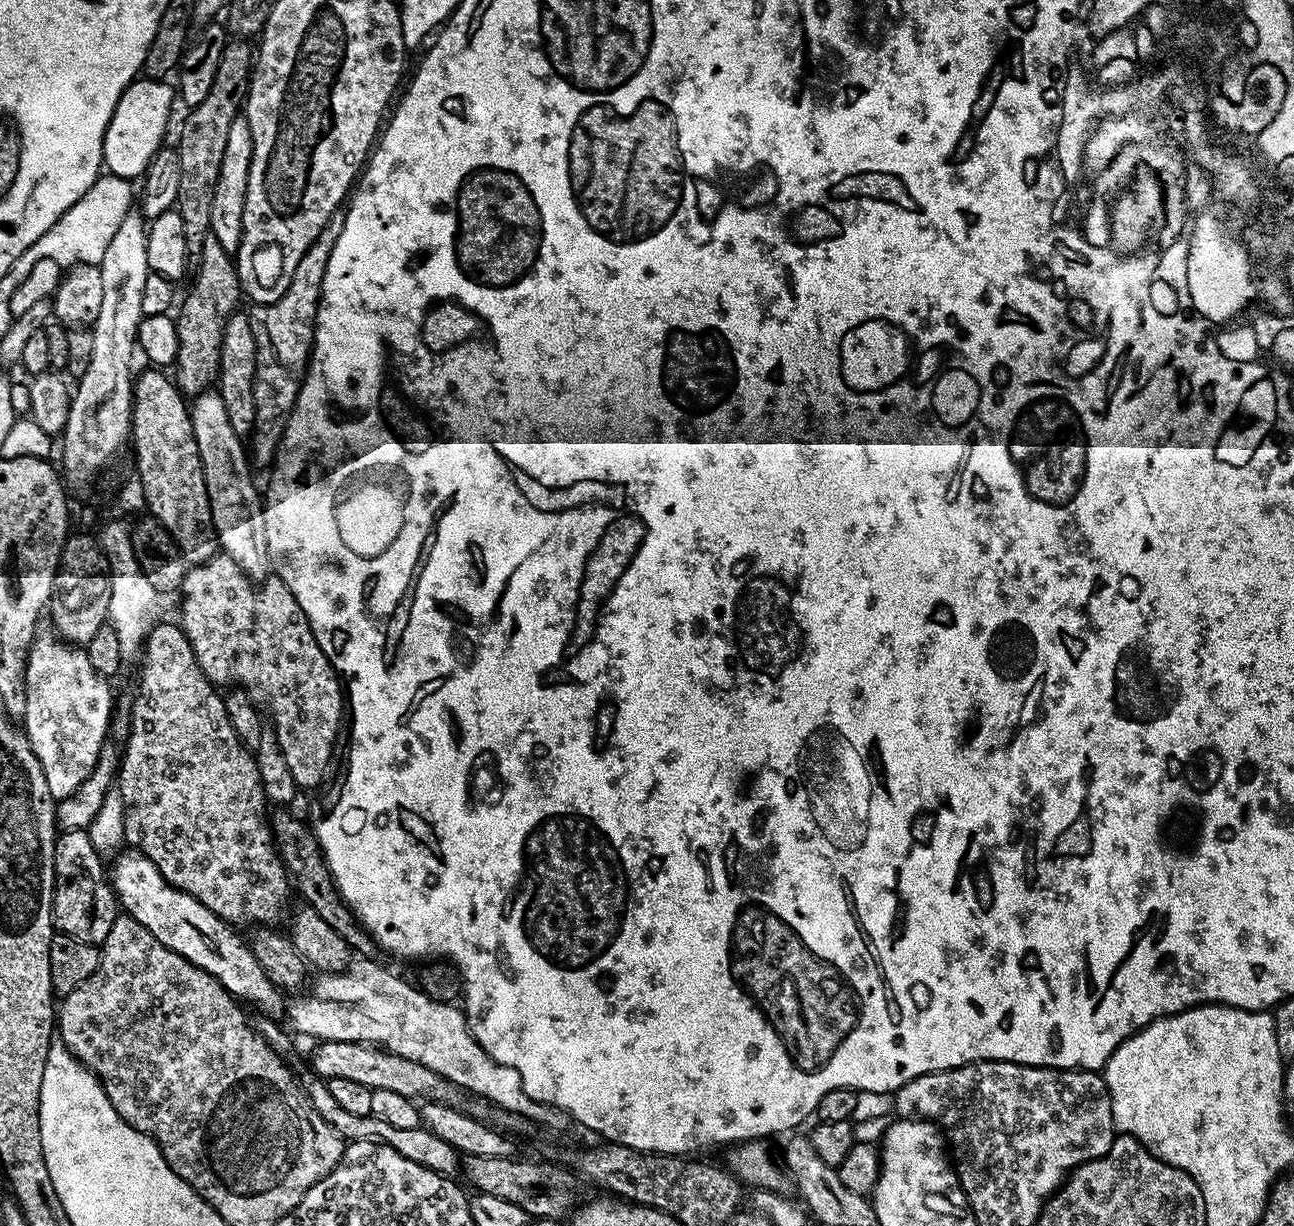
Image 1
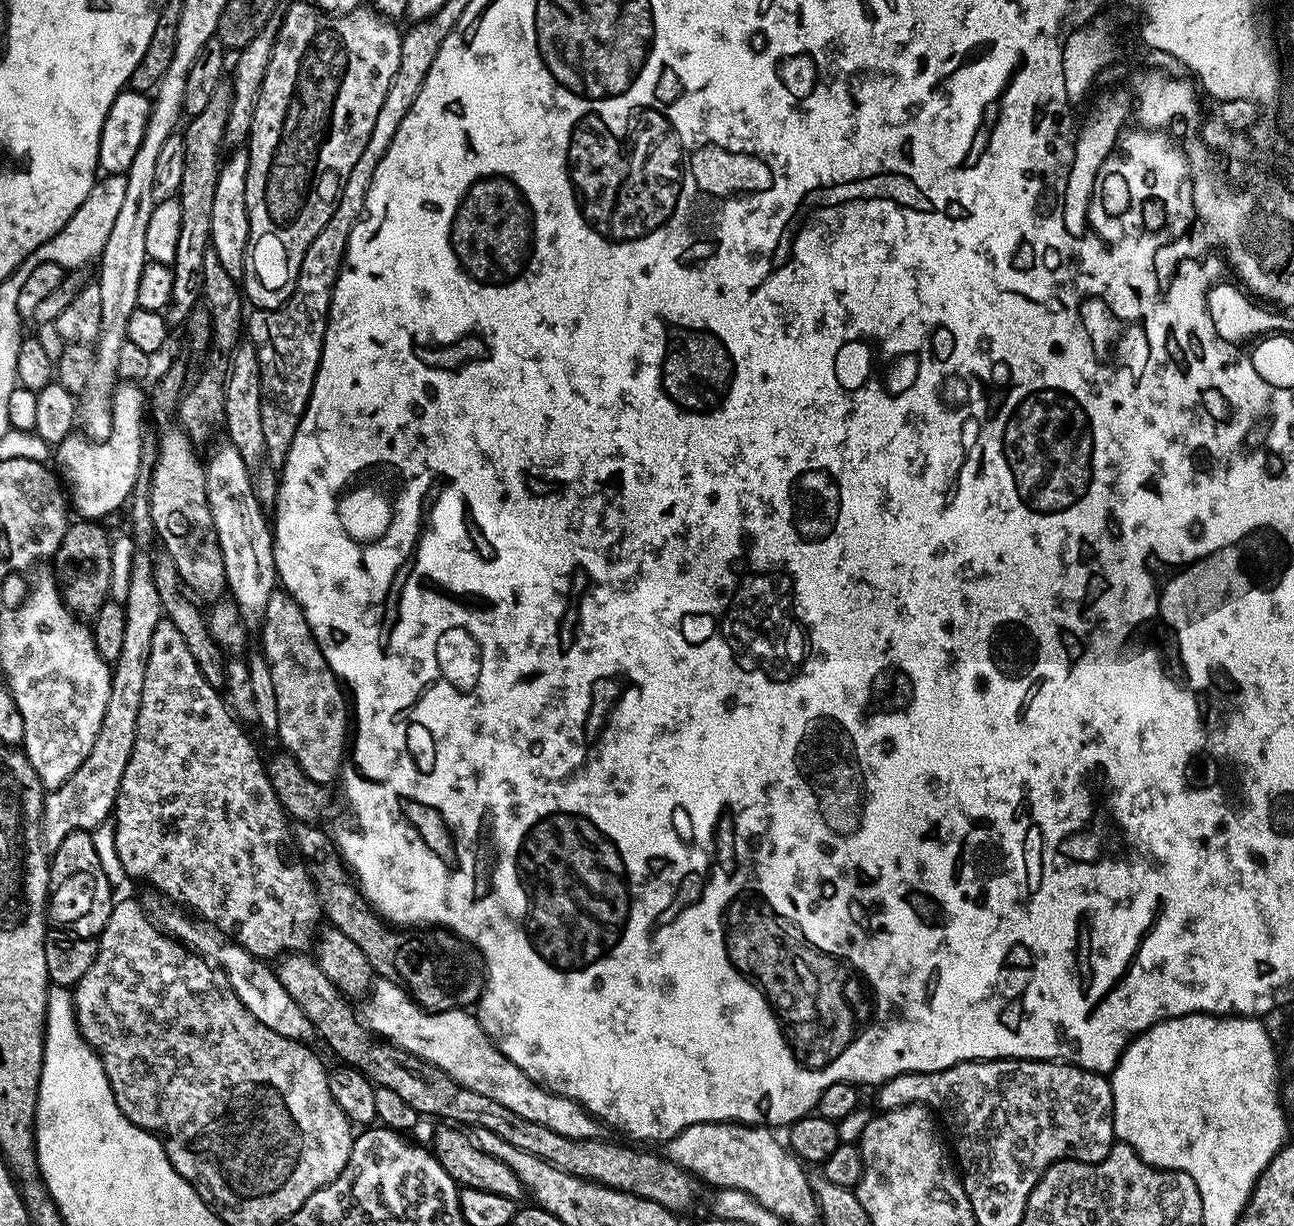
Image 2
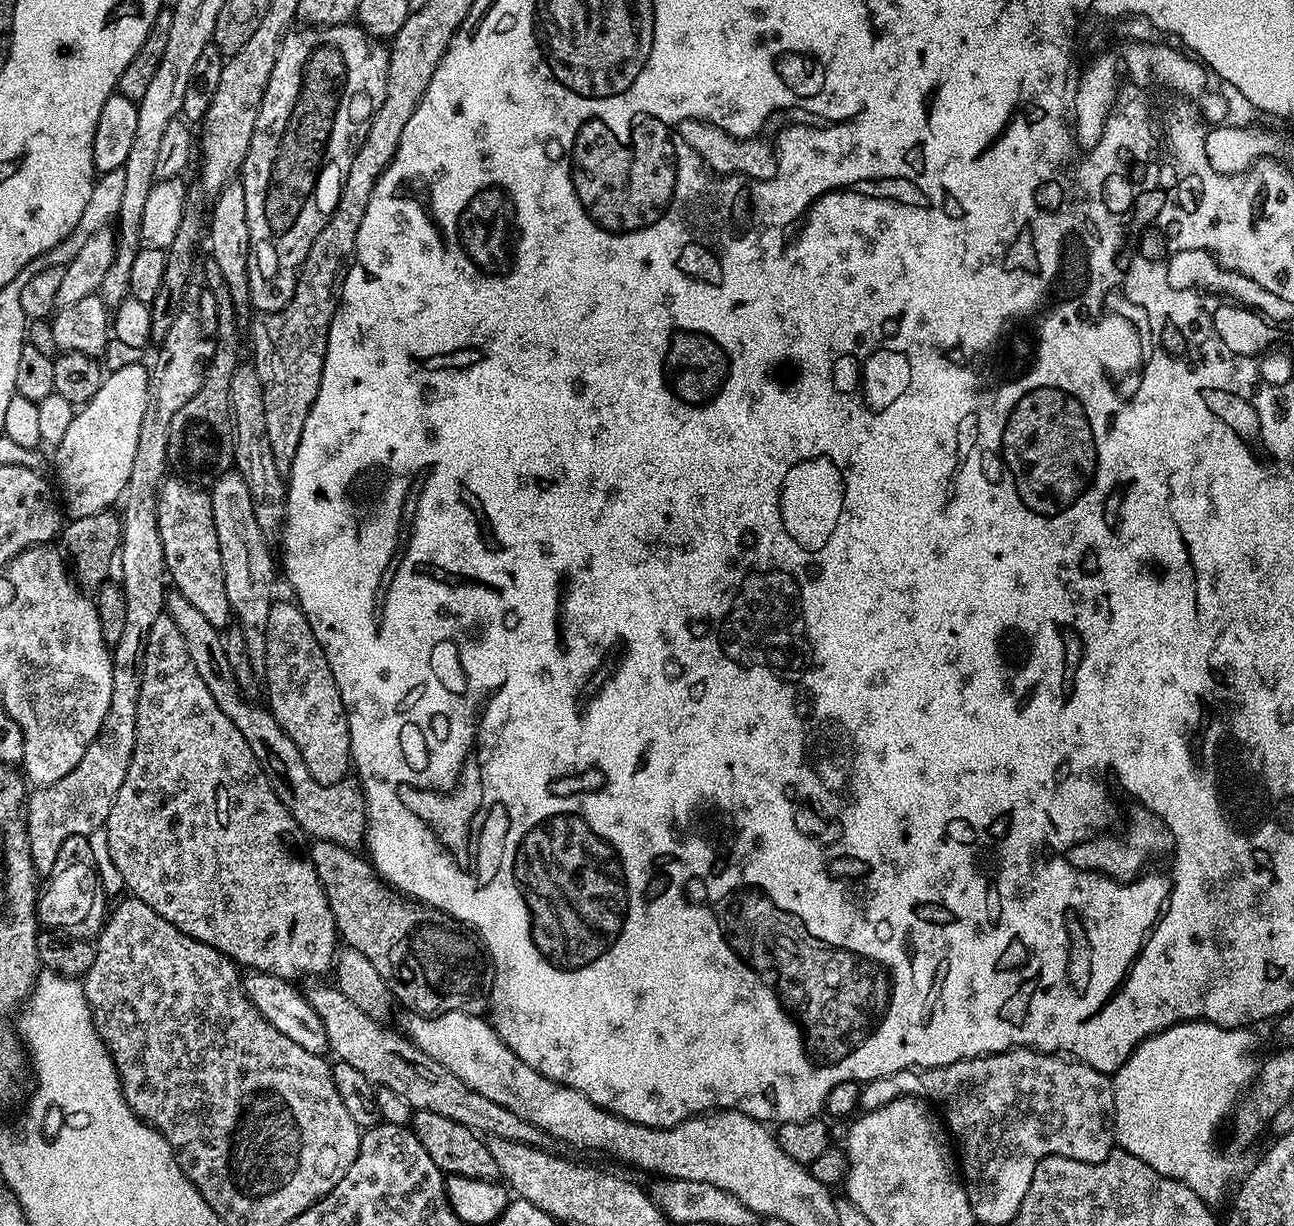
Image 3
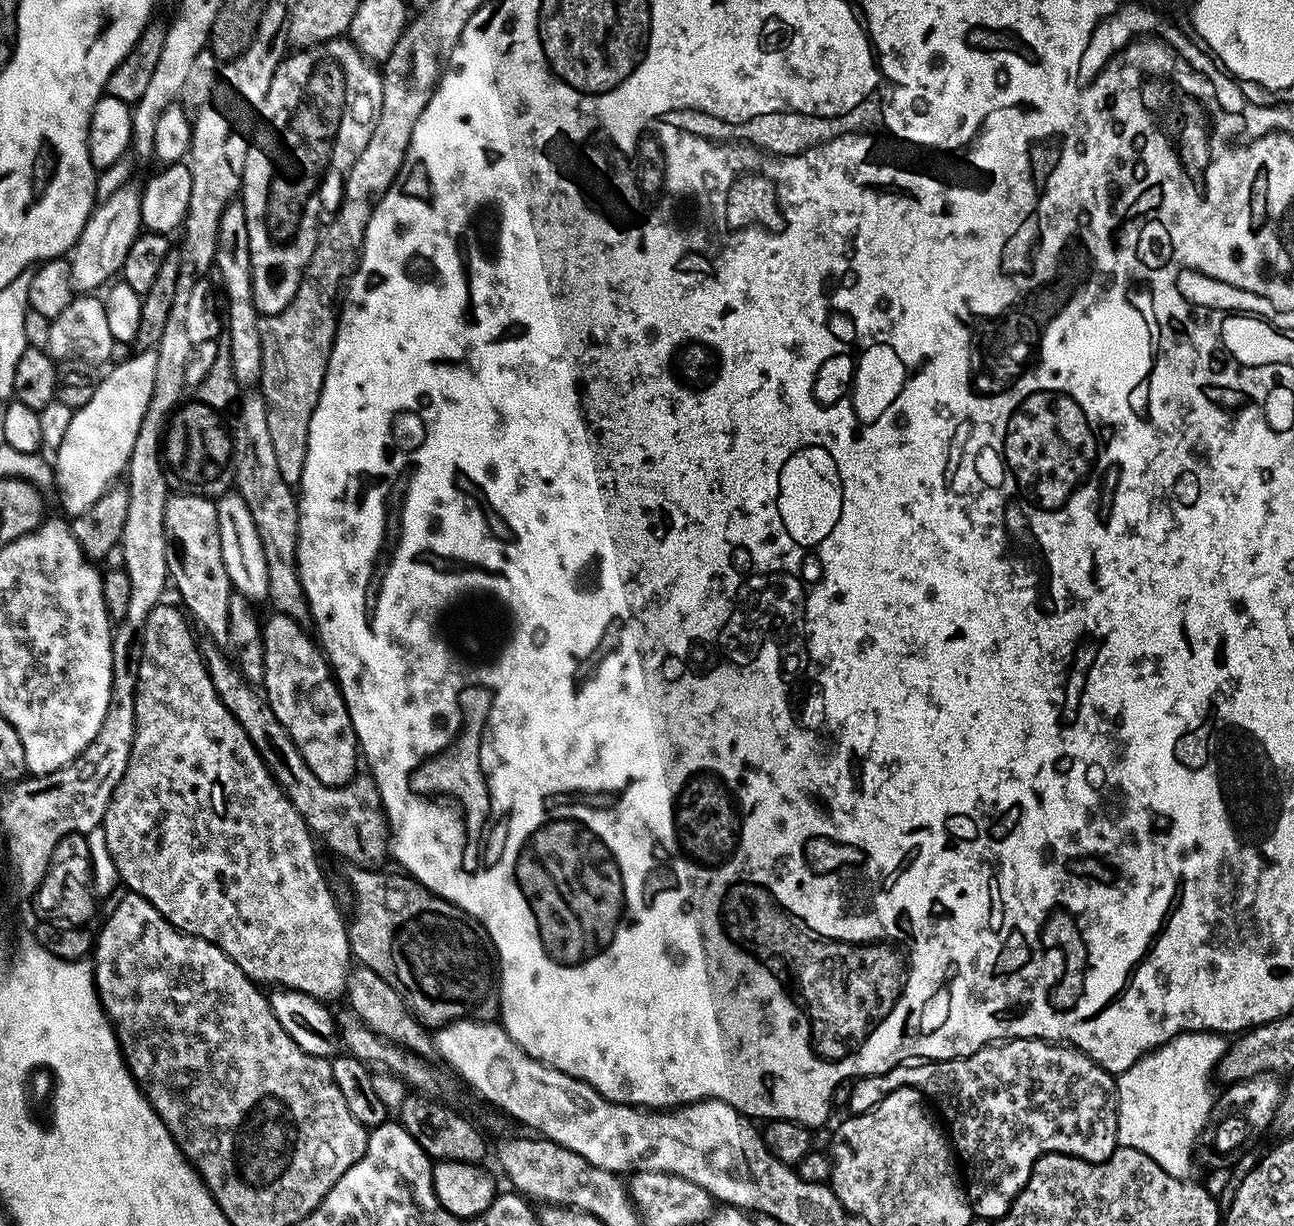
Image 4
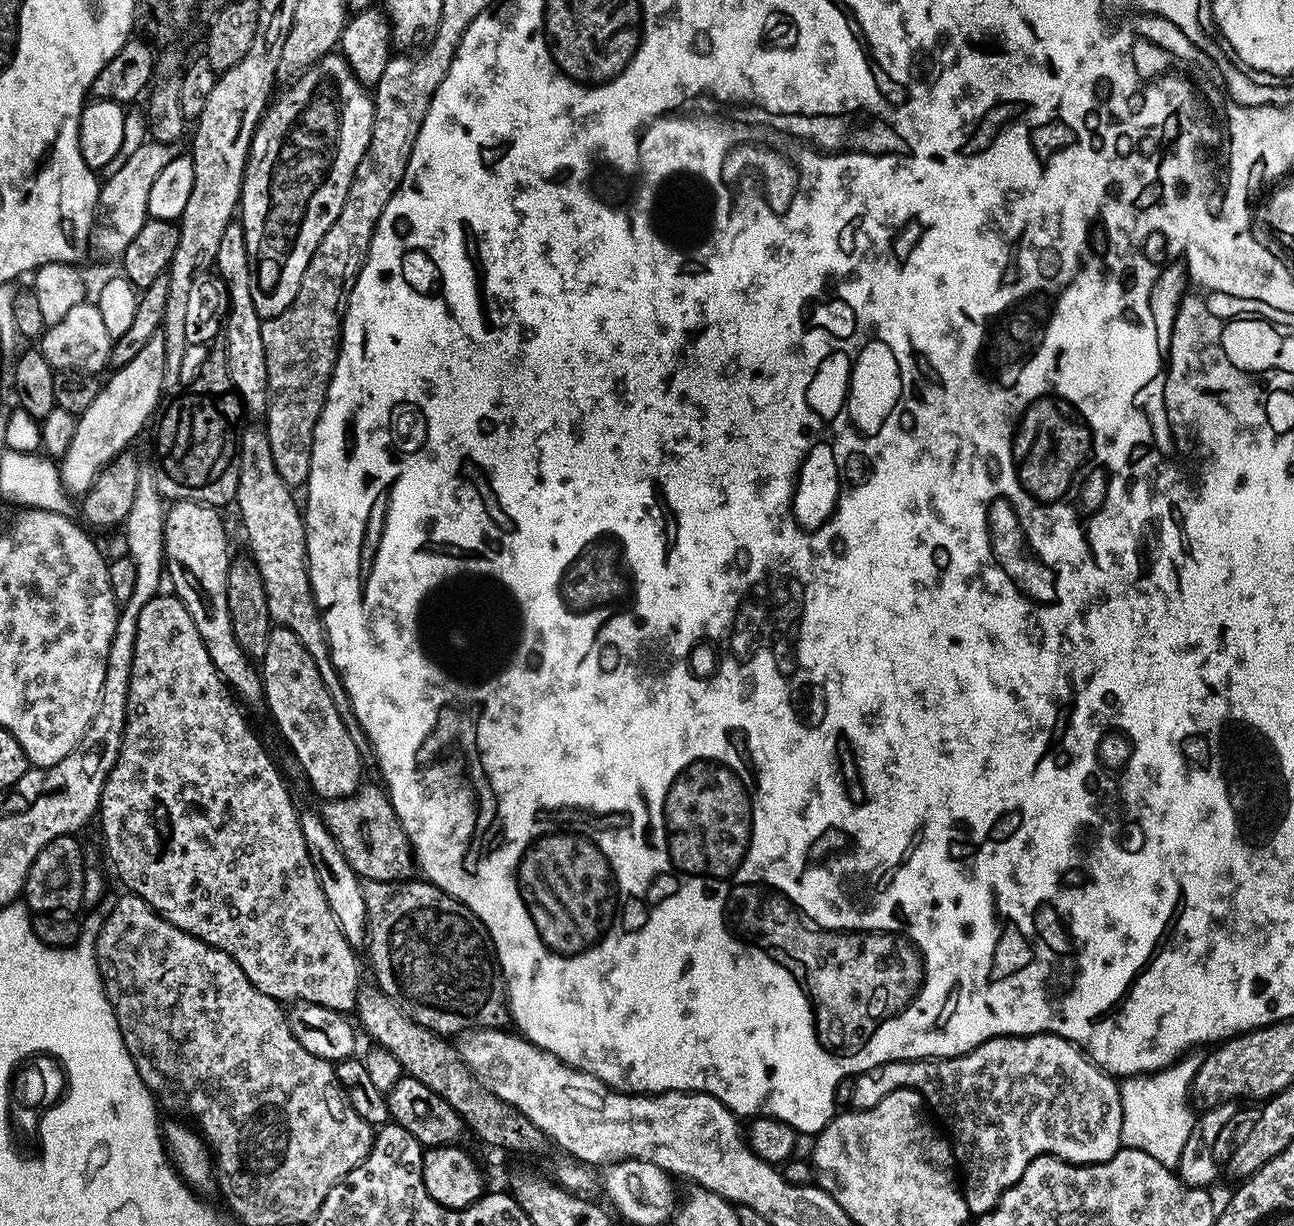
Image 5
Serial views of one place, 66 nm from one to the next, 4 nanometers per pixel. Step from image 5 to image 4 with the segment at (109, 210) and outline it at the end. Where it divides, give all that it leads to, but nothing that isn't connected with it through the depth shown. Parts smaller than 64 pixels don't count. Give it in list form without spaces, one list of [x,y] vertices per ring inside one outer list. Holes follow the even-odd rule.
[[[130,184],[119,187],[114,194],[103,197],[92,209],[88,216],[86,226],[82,234],[76,239],[76,244],[72,247],[68,256],[71,266],[71,288],[76,294],[90,294],[97,291],[110,280],[113,279],[124,267],[126,256],[129,253],[130,246],[141,235],[143,224],[141,220],[141,191],[133,190]]]

